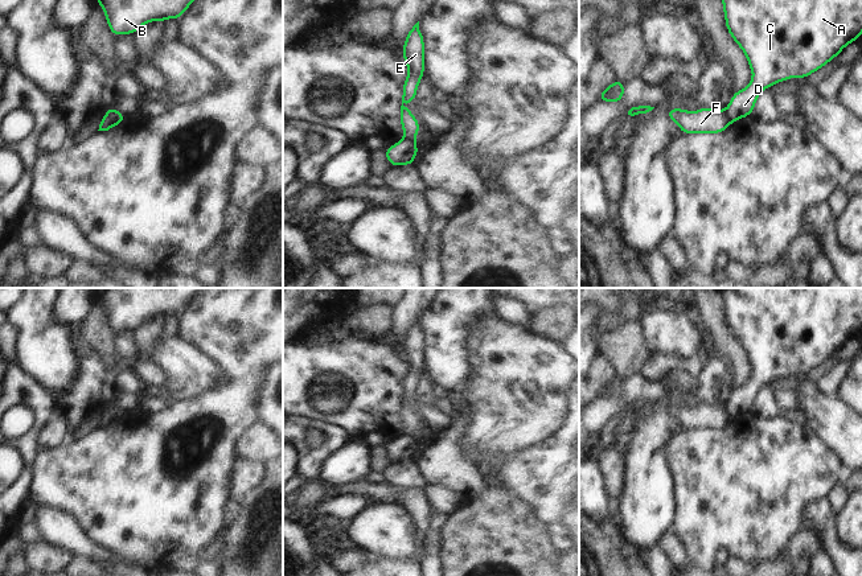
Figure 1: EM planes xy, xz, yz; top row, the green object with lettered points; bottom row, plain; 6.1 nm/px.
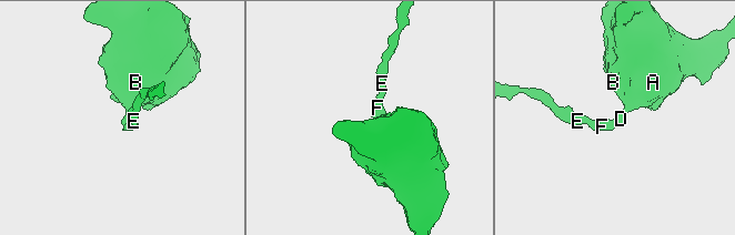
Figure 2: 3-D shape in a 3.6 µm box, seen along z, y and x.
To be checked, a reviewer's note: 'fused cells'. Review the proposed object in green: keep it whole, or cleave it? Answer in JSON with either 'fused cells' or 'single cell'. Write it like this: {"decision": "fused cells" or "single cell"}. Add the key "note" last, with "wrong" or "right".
{"decision": "fused cells", "note": "right"}

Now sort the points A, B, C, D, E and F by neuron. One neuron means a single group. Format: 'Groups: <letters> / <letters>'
Groups: A B C D / E F

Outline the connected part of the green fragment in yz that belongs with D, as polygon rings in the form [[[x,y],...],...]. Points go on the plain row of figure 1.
[[[721,288],[726,324],[740,342],[752,367],[746,384],[736,386],[726,408],[731,417],[752,411],[764,384],[789,374],[806,374],[836,354],[862,330],[862,288]]]

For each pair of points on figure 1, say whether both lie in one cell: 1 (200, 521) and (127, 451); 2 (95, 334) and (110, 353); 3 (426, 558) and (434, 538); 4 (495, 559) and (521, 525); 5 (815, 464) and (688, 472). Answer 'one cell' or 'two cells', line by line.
1: one cell
2: one cell
3: one cell
4: one cell
5: one cell

